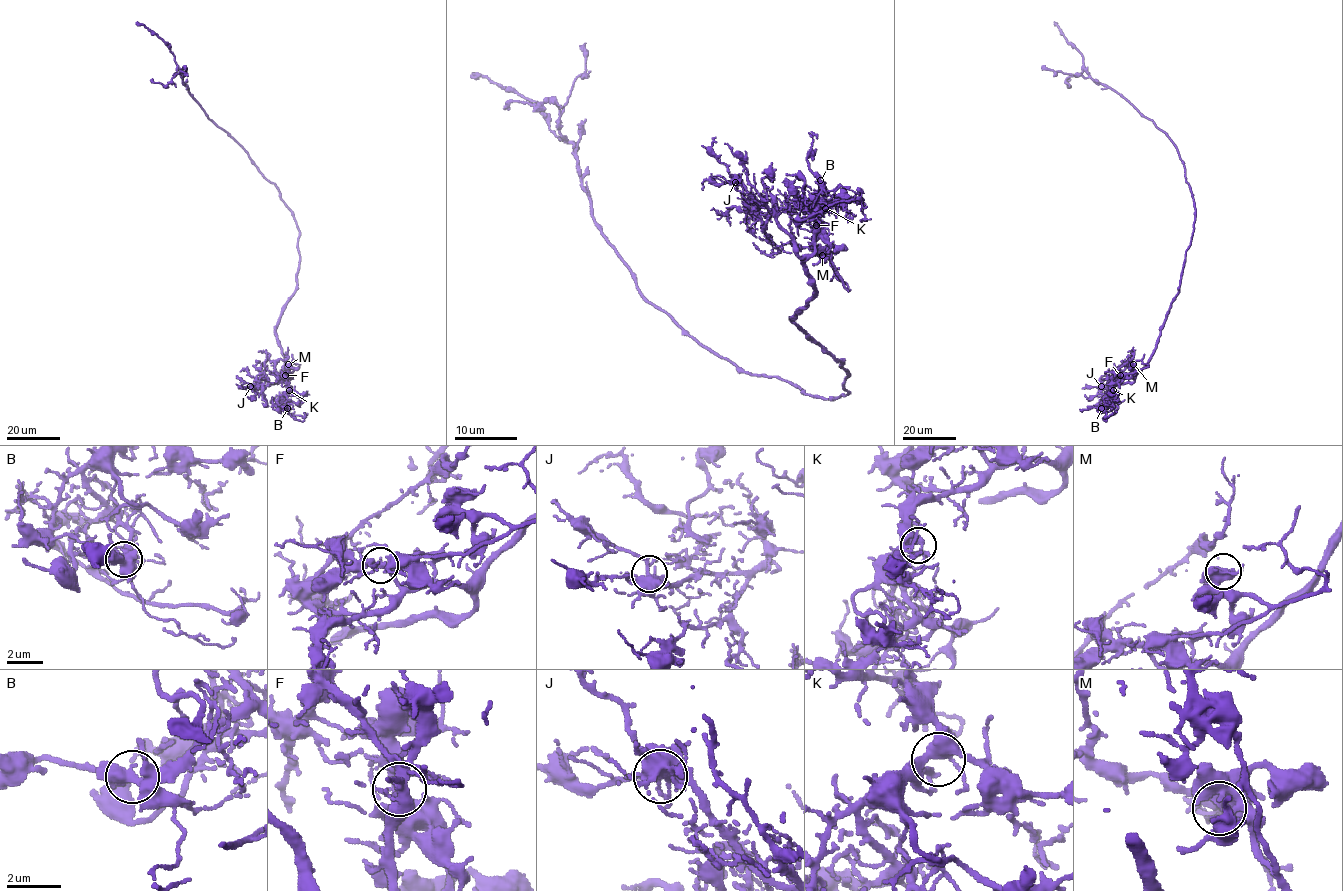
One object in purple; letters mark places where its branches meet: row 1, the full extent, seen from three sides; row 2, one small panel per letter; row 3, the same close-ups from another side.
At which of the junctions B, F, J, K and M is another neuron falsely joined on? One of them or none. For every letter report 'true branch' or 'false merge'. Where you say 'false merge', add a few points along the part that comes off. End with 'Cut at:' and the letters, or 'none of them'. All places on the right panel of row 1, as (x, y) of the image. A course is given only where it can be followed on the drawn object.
B: true branch
F: false merge | (1120, 375), (1148, 366), (1142, 360), (1144, 354)
J: true branch
K: true branch
M: true branch
Cut at: F

